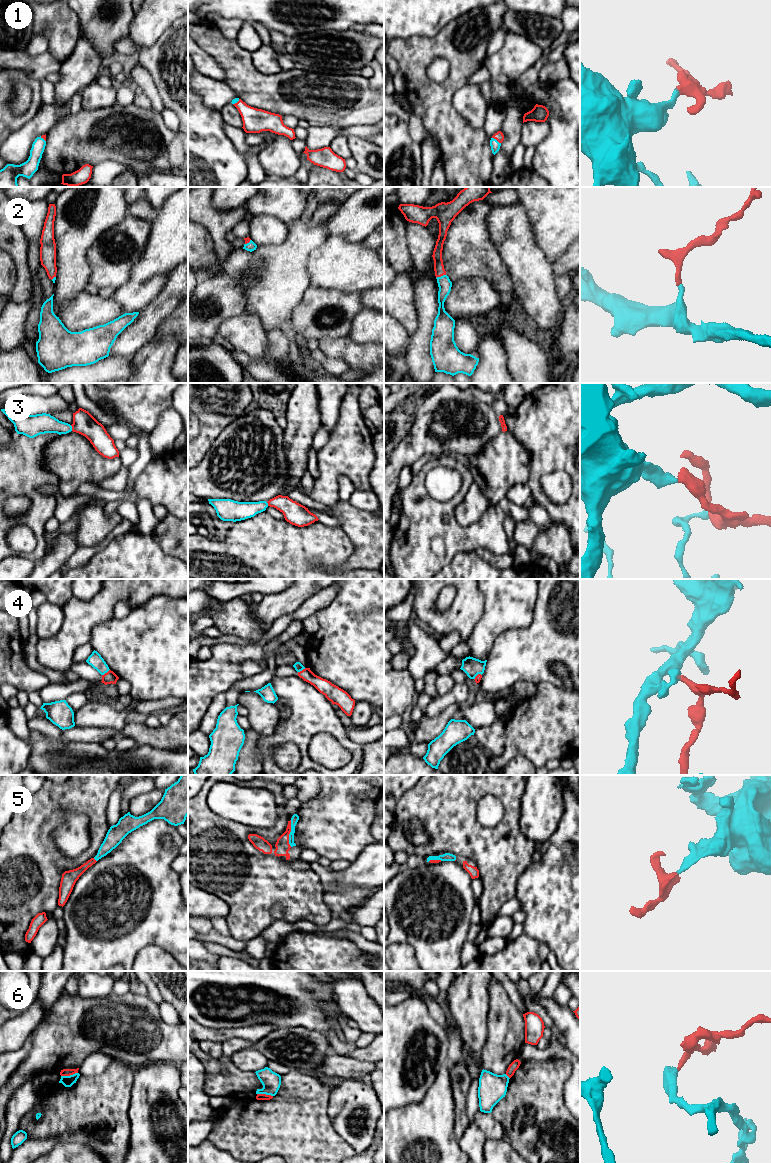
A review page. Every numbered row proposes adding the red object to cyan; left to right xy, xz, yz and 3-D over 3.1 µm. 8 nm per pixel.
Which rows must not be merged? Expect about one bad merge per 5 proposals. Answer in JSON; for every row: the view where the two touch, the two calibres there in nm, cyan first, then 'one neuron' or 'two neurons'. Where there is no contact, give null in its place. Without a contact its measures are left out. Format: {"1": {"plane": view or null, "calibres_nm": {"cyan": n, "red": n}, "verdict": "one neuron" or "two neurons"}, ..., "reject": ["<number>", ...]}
{"1": {"plane": "yz", "calibres_nm": {"cyan": 80, "red": 70}, "verdict": "one neuron"}, "2": {"plane": "yz", "calibres_nm": {"cyan": 110, "red": 80}, "verdict": "one neuron"}, "3": {"plane": "xy", "calibres_nm": {"cyan": 160, "red": 180}, "verdict": "one neuron"}, "4": {"plane": "xy", "calibres_nm": {"cyan": 110, "red": 100}, "verdict": "one neuron"}, "5": {"plane": "xz", "calibres_nm": {"cyan": 60, "red": 120}, "verdict": "one neuron"}, "6": {"plane": "xy", "calibres_nm": {"cyan": 90, "red": 60}, "verdict": "two neurons"}, "reject": ["6"]}

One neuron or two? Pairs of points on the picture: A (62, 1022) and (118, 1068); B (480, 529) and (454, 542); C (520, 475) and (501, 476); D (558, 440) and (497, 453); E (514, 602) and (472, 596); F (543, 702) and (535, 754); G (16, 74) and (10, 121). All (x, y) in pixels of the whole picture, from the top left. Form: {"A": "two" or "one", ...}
{"A": "two", "B": "one", "C": "one", "D": "two", "E": "two", "F": "one", "G": "one"}

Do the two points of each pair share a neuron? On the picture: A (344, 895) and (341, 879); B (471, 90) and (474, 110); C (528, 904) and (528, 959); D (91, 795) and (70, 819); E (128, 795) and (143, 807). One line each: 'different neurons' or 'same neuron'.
A: different neurons
B: same neuron
C: different neurons
D: different neurons
E: different neurons

